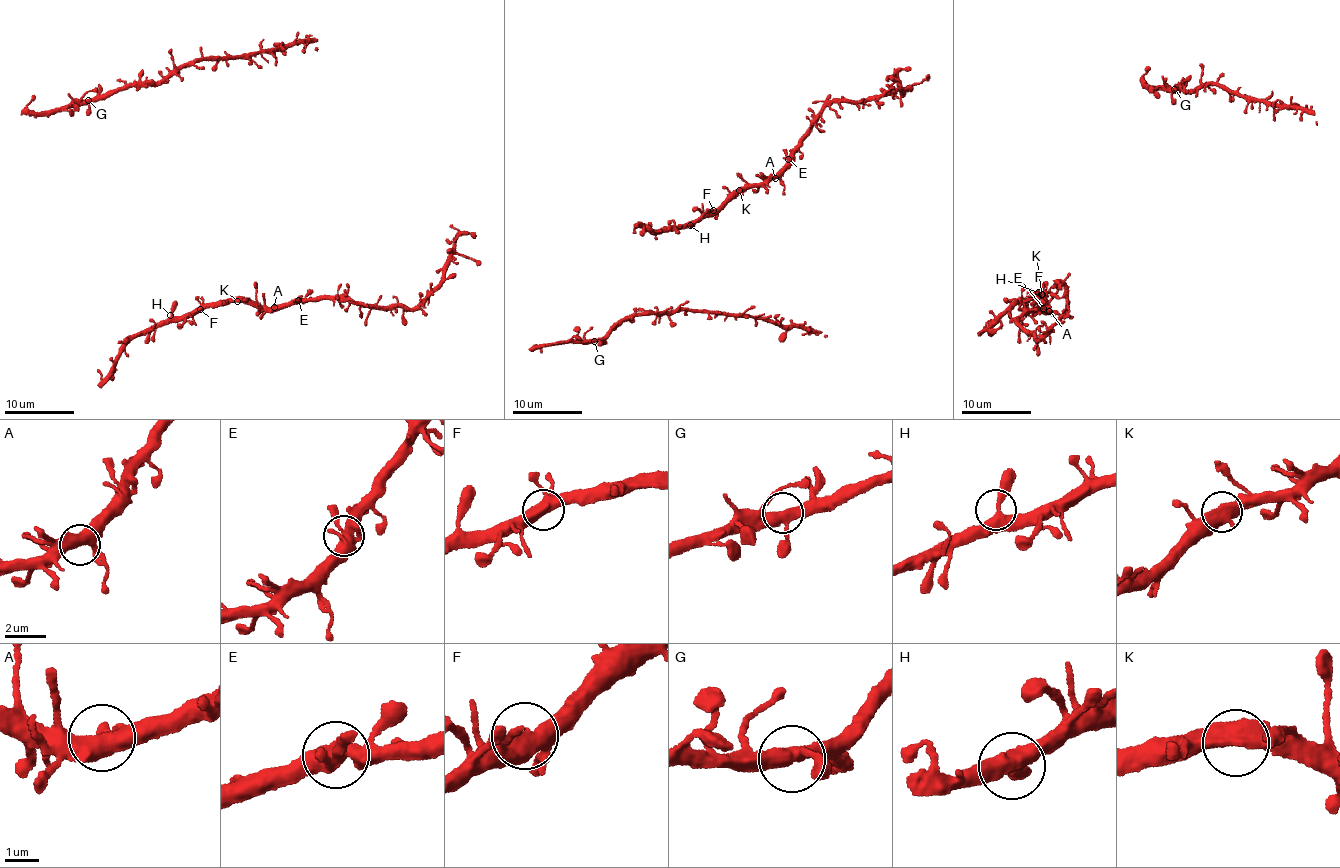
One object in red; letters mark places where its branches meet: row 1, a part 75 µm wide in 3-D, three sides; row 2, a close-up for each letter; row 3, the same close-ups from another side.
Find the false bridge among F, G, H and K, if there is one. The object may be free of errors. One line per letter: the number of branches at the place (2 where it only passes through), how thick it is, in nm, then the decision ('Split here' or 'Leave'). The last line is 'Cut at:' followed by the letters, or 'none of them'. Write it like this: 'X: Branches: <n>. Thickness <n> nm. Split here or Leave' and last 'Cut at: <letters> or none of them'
F: Branches: 3. Thickness 440 nm. Leave
G: Branches: 3. Thickness 380 nm. Leave
H: Branches: 3. Thickness 340 nm. Leave
K: Branches: 2. Thickness 600 nm. Leave
Cut at: none of them

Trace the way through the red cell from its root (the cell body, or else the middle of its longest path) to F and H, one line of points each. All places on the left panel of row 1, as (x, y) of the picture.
F: (237, 302), (200, 309)
H: (237, 302), (220, 303), (178, 317), (170, 315)

